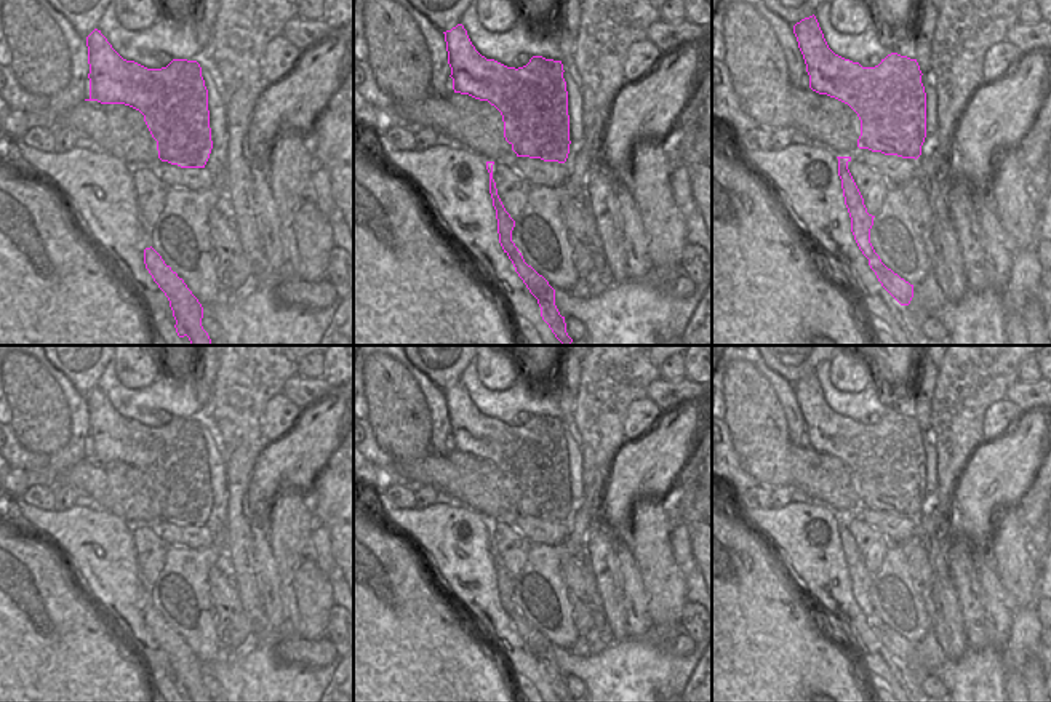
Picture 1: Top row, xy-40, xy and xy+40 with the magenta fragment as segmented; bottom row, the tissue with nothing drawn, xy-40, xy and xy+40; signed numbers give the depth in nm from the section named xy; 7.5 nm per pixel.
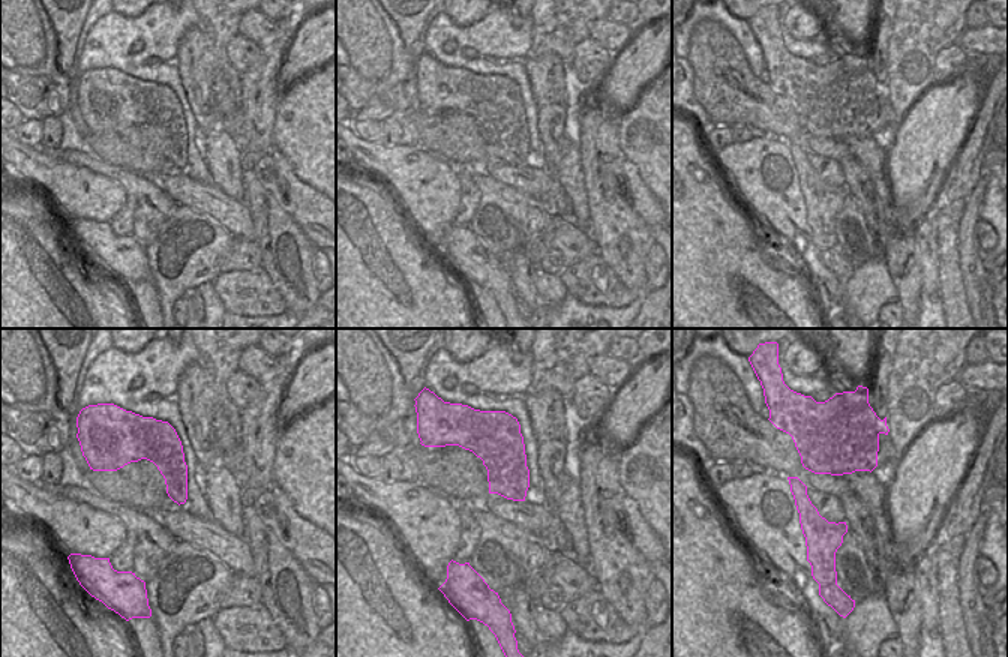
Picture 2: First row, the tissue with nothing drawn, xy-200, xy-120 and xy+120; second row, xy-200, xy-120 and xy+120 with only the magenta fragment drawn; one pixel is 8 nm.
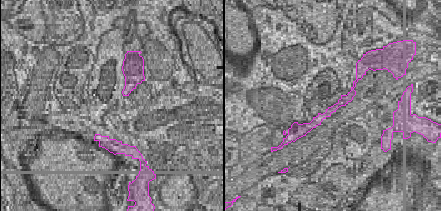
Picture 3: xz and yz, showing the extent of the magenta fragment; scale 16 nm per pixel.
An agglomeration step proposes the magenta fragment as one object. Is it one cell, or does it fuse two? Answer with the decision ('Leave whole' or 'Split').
Split.

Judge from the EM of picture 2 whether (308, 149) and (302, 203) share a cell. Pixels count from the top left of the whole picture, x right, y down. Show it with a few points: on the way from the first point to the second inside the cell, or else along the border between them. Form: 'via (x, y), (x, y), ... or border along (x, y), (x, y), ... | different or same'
border along (282, 155), (291, 170), (320, 192) | different

